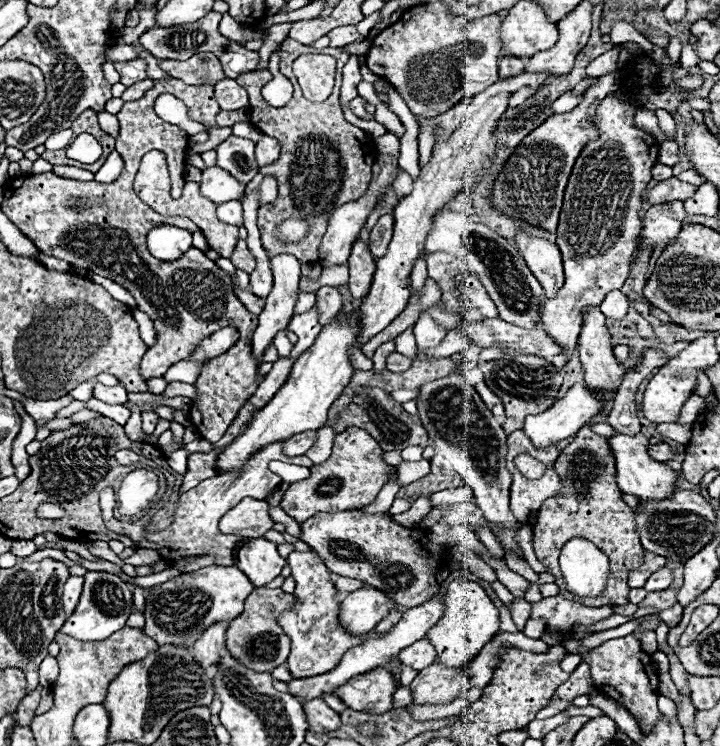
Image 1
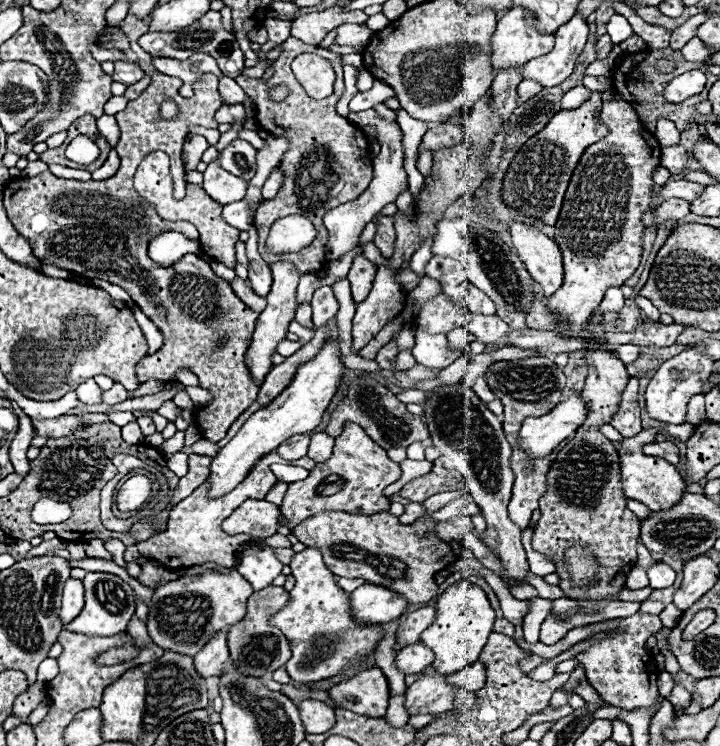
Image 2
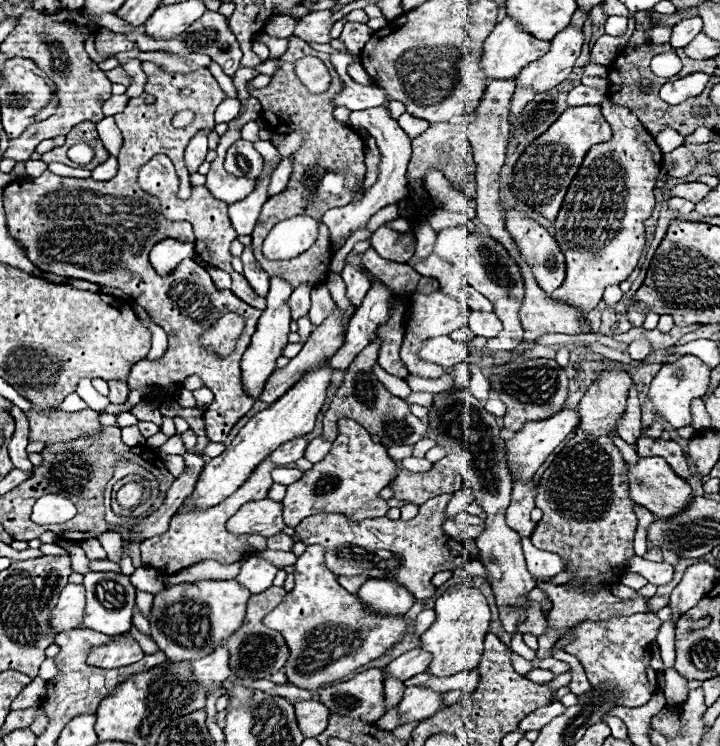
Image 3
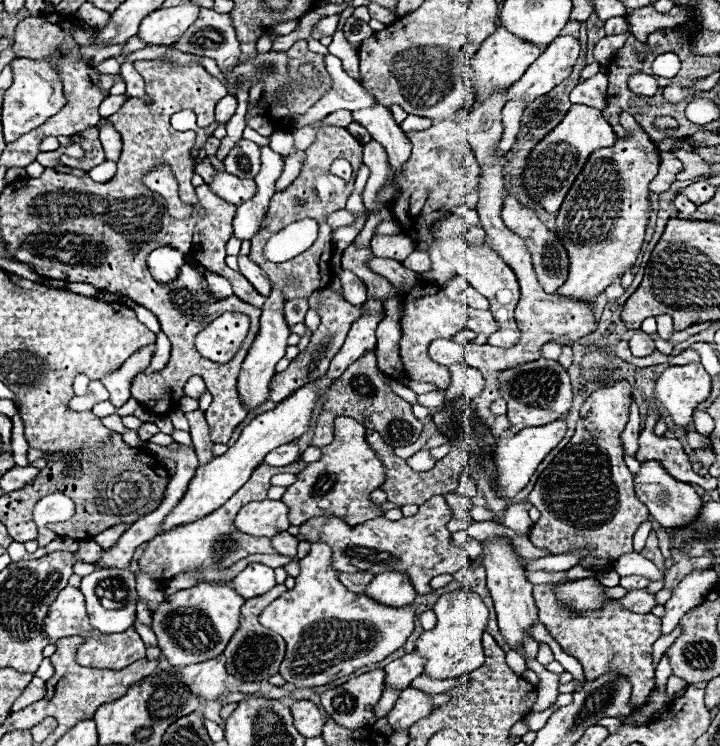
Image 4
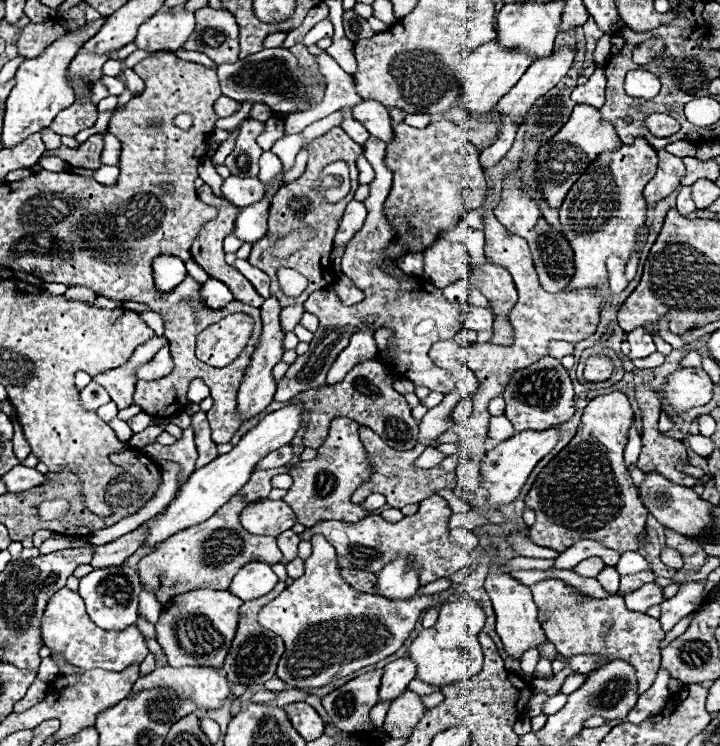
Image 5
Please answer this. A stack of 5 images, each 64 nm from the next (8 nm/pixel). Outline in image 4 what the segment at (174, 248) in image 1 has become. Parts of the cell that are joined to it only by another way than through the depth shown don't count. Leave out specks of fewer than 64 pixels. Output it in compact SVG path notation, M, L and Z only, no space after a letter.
M164 246L164 248L154 250L148 256L148 266L160 284L168 284L178 278L180 268L184 266L184 260L186 260L186 254L174 250L170 246Z

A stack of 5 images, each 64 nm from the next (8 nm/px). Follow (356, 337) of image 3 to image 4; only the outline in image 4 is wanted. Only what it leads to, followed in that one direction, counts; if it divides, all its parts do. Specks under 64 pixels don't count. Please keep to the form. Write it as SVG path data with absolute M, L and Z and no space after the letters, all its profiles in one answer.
M378 300L366 302L364 304L364 314L362 318L358 318L350 332L348 338L344 342L344 346L340 348L340 352L334 356L330 368L328 368L328 378L336 380L340 378L340 374L344 374L344 370L356 362L356 358L360 358L360 354L368 354L368 350L376 348L376 326L382 320L382 304Z

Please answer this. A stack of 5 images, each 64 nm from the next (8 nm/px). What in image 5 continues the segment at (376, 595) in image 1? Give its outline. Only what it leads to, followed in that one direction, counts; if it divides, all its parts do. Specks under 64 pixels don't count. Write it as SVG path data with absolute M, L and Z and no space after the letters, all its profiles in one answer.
M396 558L378 574L378 594L390 600L412 598L418 590L418 574L410 558Z

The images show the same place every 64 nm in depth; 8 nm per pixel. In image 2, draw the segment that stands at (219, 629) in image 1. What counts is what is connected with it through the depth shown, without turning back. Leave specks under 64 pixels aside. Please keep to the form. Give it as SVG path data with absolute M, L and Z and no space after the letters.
M220 632L194 656L194 666L202 678L220 678L220 674L224 674L224 666L228 664L228 660L230 654L226 646L226 634Z

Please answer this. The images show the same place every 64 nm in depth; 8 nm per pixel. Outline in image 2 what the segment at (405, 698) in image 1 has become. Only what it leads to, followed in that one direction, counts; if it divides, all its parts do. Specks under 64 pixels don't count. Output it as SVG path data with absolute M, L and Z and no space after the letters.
M404 694L398 698L390 698L390 706L388 706L388 712L384 714L384 718L392 728L402 728L408 724L408 714L404 710Z

